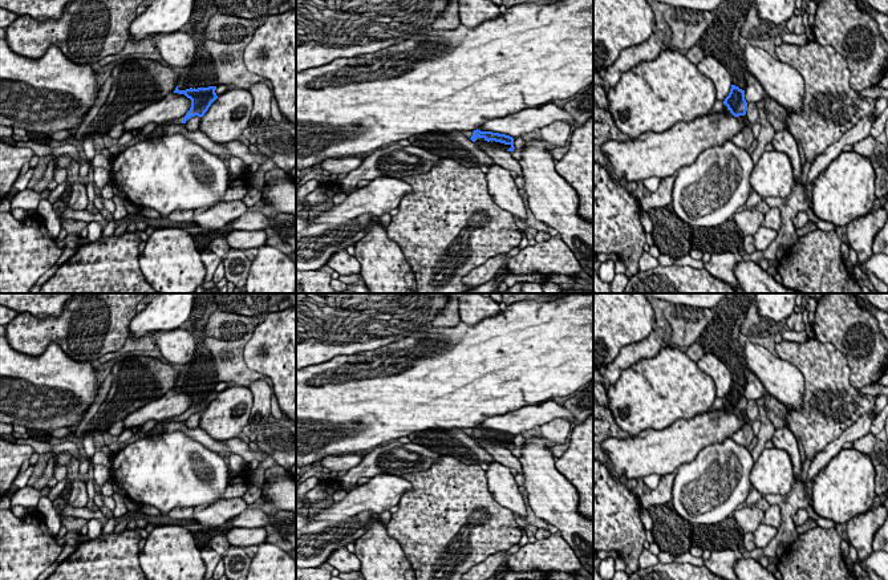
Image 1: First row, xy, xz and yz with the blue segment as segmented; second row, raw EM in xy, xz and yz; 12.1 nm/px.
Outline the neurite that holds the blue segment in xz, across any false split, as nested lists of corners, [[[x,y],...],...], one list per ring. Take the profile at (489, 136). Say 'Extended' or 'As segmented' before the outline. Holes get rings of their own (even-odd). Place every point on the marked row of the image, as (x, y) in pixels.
Extended. [[[474,130],[470,138],[473,142],[481,146],[503,149],[507,151],[514,151],[514,138],[506,134]]]

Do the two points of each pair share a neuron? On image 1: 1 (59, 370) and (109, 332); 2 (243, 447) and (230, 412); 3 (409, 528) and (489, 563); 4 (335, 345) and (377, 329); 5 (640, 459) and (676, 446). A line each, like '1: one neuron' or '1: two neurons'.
1: two neurons
2: two neurons
3: two neurons
4: one neuron
5: one neuron

